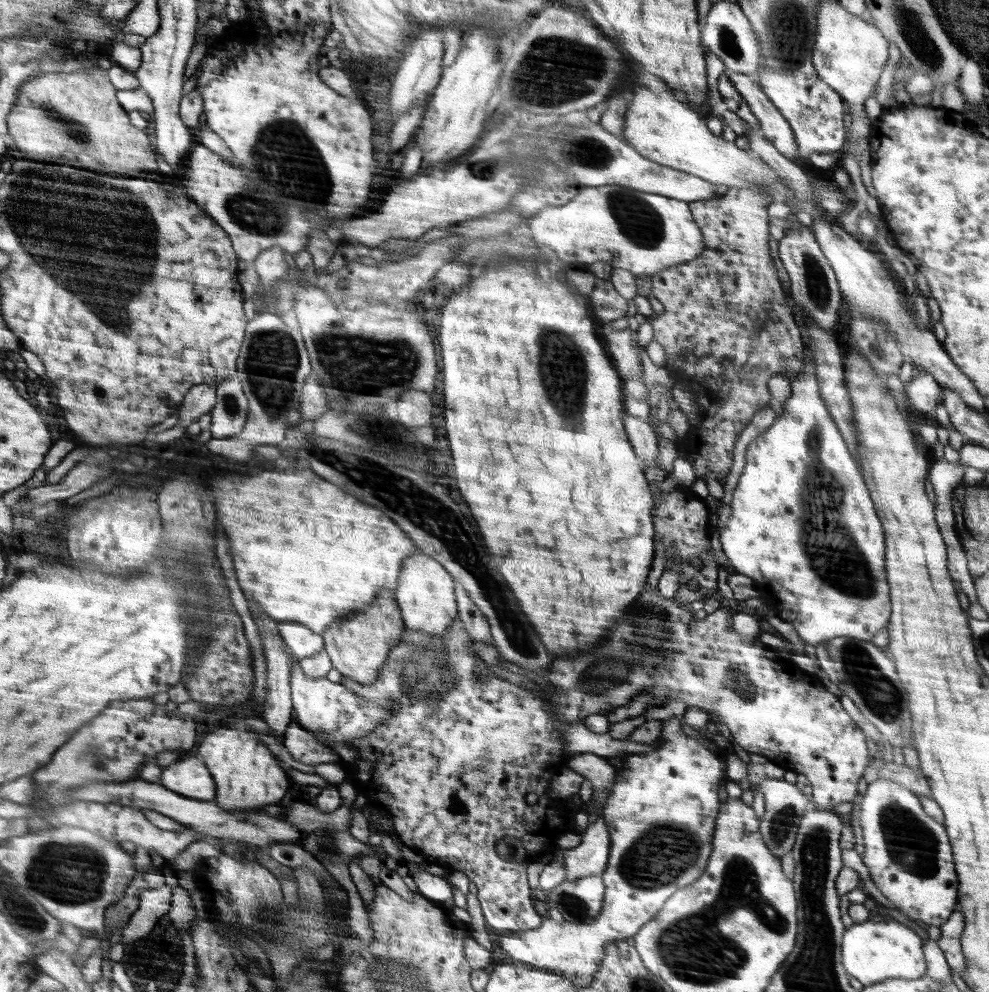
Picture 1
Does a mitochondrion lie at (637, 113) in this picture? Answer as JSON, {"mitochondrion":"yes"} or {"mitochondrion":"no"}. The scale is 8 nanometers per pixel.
{"mitochondrion":"no"}

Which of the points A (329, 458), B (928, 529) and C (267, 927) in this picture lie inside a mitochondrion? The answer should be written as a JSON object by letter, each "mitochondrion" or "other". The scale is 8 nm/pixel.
{"A":"mitochondrion","B":"other","C":"other"}

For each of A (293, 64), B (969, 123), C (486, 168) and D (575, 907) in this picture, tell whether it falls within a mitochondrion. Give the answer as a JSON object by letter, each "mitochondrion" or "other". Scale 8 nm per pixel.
{"A":"other","B":"other","C":"mitochondrion","D":"mitochondrion"}

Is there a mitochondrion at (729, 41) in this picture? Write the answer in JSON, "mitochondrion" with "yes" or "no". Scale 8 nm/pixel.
{"mitochondrion":"yes"}

